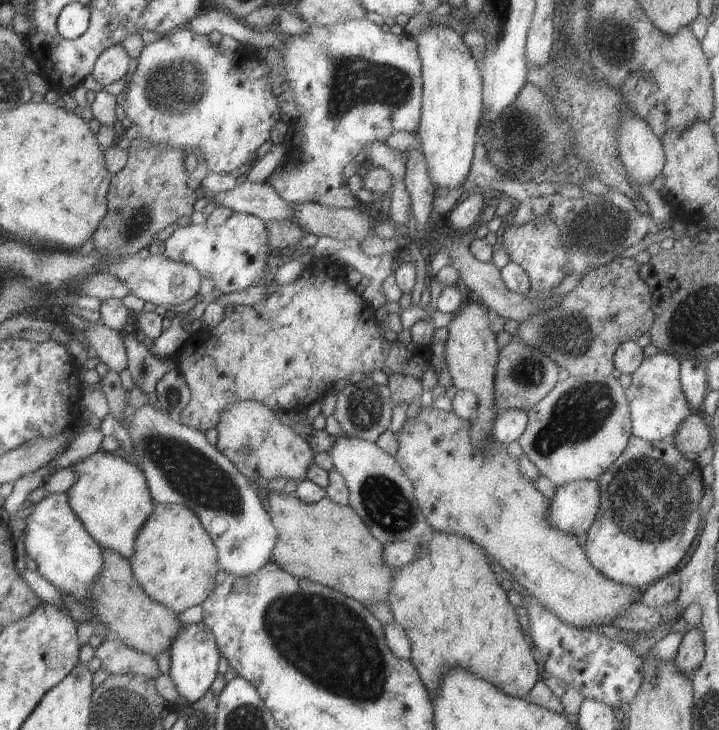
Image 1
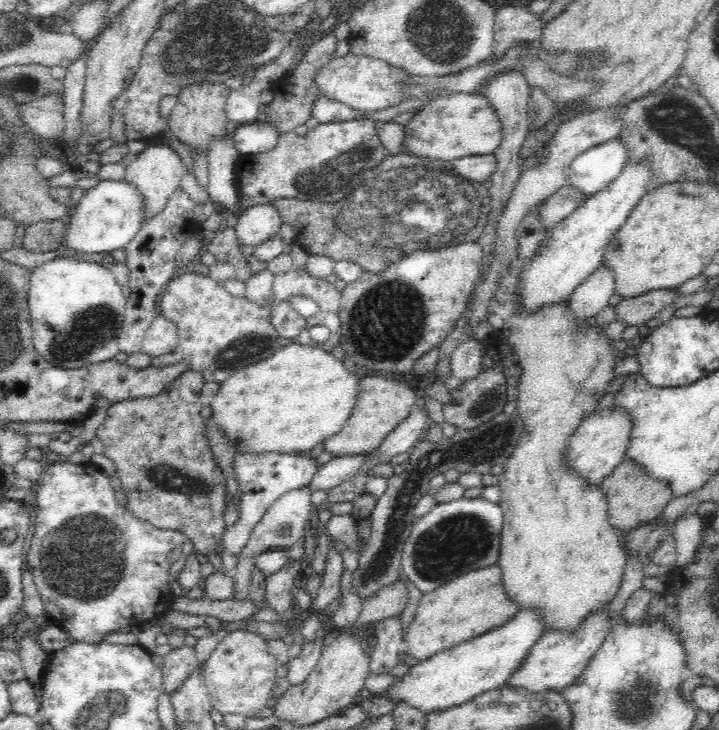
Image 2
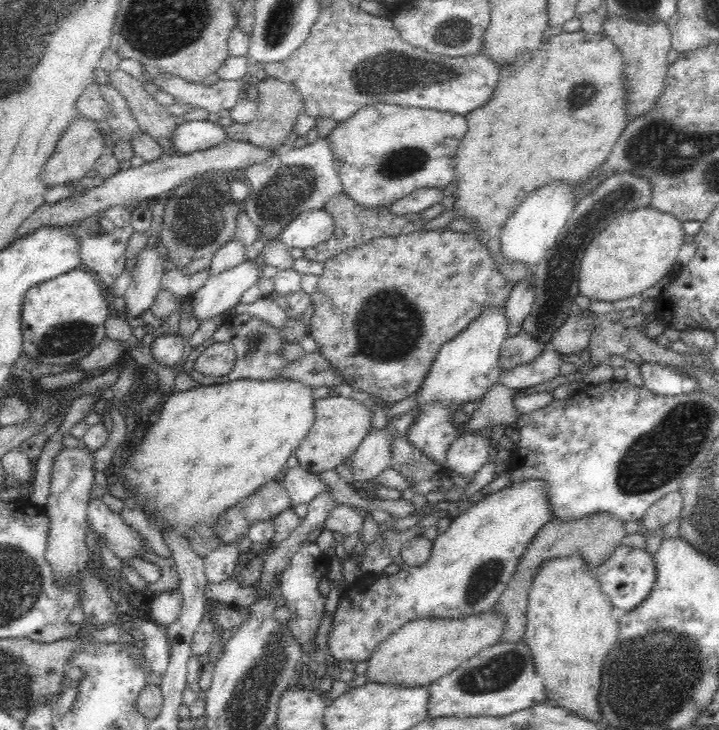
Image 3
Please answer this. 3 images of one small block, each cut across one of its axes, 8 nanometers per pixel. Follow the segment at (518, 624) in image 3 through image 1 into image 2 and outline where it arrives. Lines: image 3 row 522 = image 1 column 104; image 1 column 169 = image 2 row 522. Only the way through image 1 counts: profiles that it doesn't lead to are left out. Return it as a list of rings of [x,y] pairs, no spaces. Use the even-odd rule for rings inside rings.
[[[631,460],[624,461],[599,484],[599,489],[606,495],[608,501],[610,526],[626,533],[640,524],[654,520],[673,496],[665,482],[650,478],[644,469],[640,469],[640,466]]]

